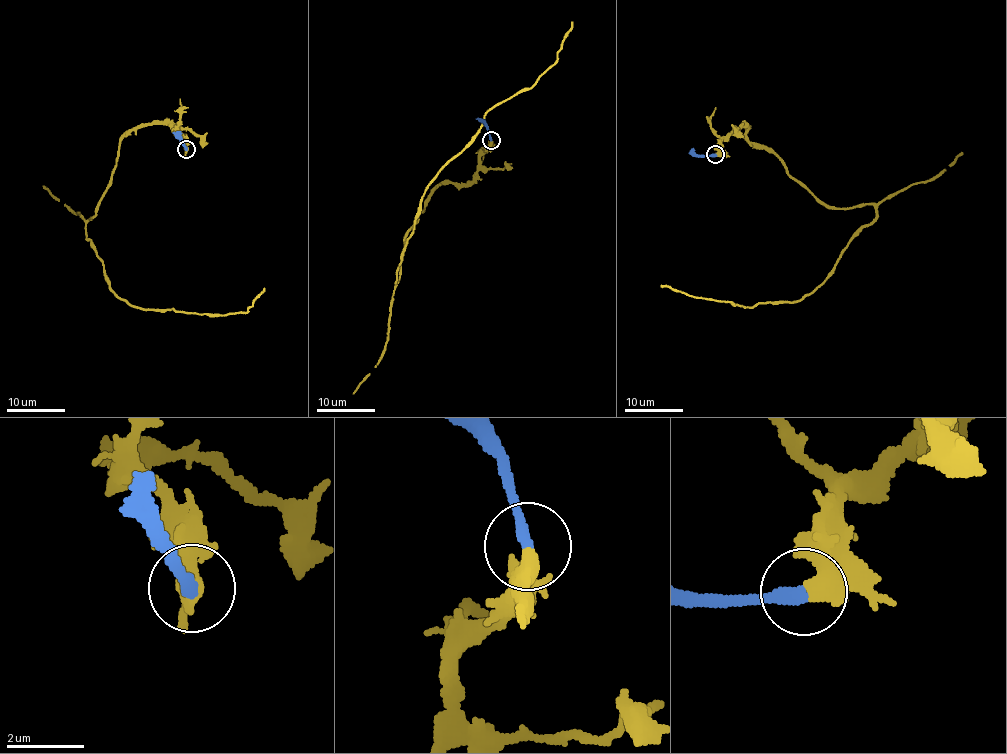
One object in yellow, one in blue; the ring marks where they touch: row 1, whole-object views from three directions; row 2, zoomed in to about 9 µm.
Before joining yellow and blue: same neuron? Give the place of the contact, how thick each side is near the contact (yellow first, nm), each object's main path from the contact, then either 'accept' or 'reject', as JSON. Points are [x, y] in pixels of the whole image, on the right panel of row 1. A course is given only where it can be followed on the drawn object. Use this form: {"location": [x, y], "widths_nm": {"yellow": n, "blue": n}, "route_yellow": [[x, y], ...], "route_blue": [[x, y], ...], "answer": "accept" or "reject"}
{"location": [715, 154], "widths_nm": {"yellow": 550, "blue": 280}, "route_yellow": [[717, 155], [745, 126], [825, 204], [871, 204], [876, 217], [797, 301], [750, 307], [661, 287]], "route_blue": [[715, 155], [688, 153]], "answer": "accept"}

